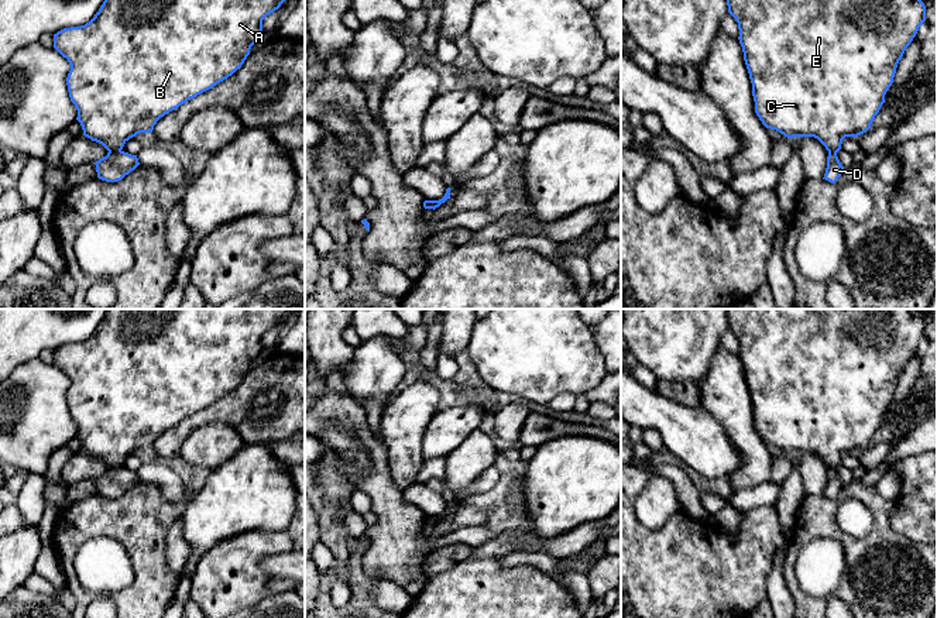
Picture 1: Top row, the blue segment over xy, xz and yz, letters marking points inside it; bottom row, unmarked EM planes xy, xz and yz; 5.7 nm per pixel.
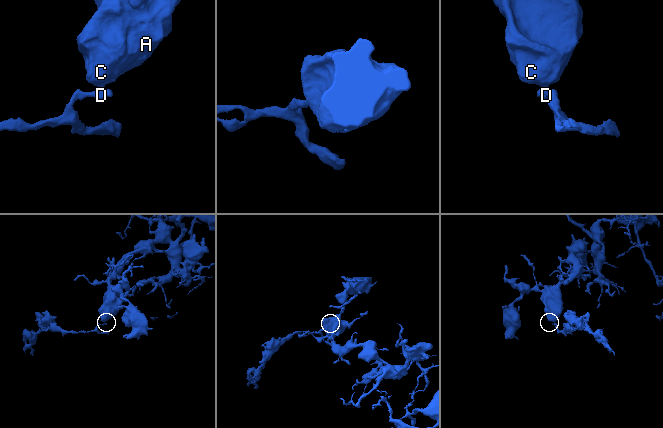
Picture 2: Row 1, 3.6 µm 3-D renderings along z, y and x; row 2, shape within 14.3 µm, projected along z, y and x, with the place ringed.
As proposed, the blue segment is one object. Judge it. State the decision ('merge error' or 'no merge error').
merge error

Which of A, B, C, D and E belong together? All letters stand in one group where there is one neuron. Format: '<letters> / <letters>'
A B C E / D

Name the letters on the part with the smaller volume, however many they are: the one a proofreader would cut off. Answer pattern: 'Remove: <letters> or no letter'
Remove: D

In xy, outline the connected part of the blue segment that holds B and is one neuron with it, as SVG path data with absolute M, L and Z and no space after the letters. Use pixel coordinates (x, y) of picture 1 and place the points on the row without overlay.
M107 309L95 333L80 343L64 344L54 350L54 364L68 375L71 387L66 394L71 418L78 426L83 452L102 460L109 468L119 468L124 460L140 449L152 449L157 437L181 420L212 405L241 384L251 363L262 351L262 336L298 309Z

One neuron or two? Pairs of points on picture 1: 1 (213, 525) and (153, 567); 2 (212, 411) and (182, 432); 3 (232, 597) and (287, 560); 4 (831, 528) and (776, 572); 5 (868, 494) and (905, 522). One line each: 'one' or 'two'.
1: two
2: one
3: two
4: two
5: two

